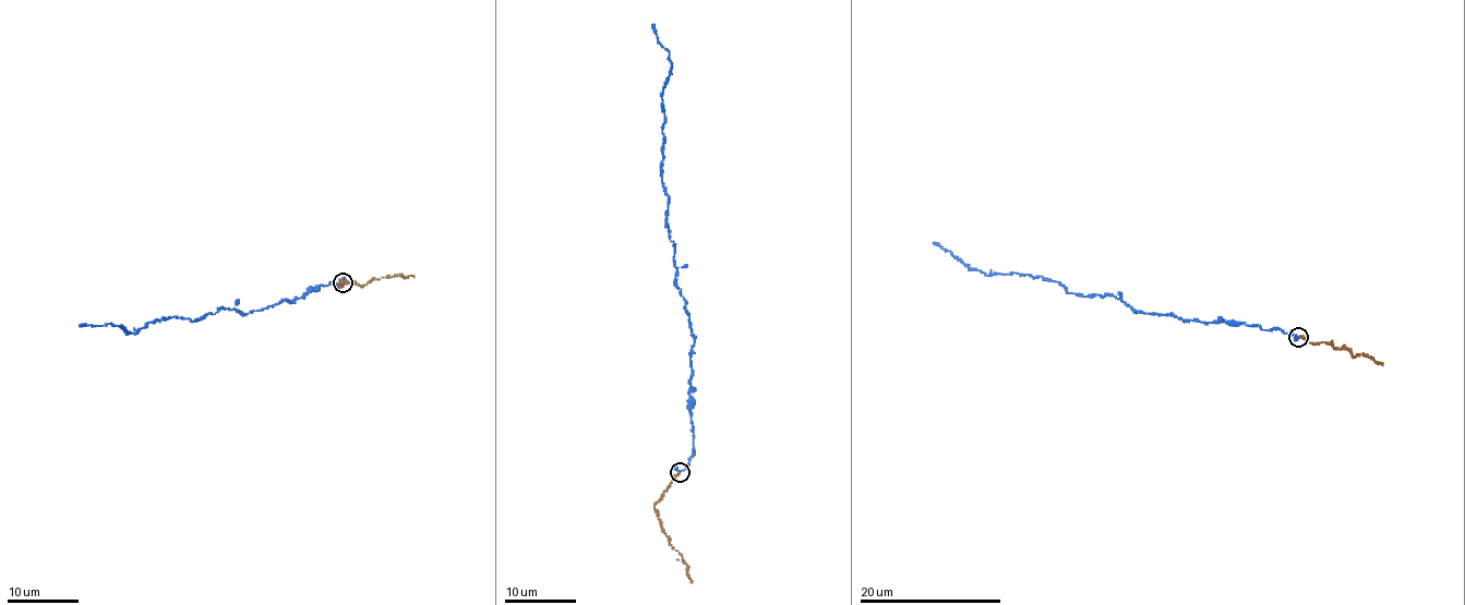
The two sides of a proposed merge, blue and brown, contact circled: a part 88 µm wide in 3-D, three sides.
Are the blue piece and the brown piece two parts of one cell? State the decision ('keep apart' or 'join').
join

